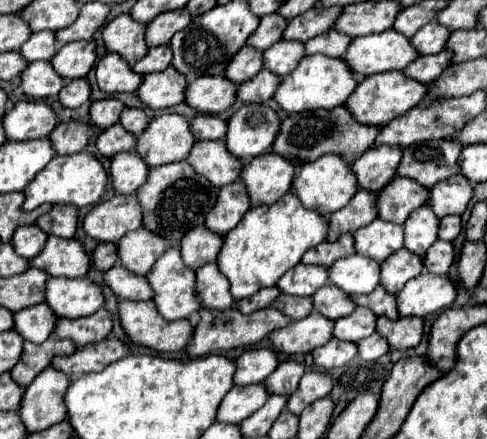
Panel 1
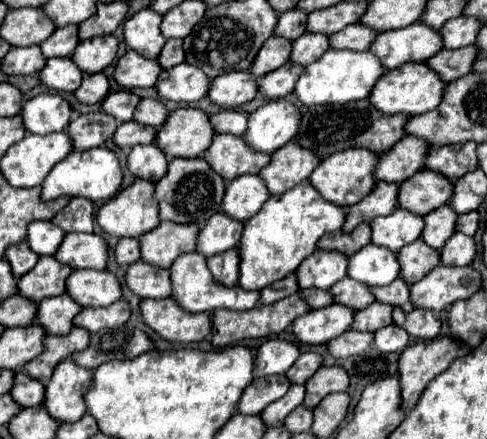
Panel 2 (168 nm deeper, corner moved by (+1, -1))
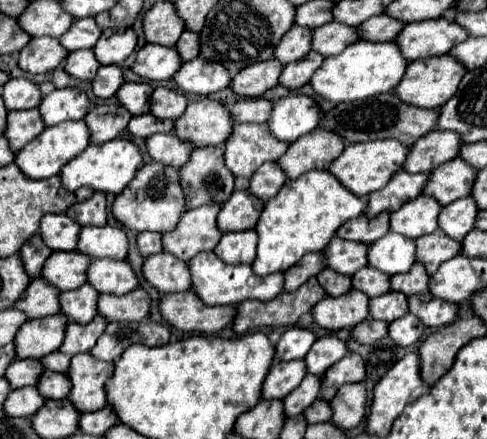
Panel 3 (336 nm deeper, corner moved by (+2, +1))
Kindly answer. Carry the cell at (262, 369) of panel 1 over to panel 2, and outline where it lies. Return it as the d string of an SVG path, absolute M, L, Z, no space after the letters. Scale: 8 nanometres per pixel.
M266 340L254 358L254 378L284 374L300 356L300 350L294 342L286 340Z

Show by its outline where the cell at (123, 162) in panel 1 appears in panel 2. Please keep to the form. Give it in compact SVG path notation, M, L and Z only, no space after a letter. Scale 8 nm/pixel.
M154 144L134 146L128 154L128 170L142 180L158 182L168 168L168 156Z

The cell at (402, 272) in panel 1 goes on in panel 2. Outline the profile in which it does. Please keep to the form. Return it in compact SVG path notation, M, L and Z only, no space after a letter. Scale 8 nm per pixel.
M416 240L414 244L398 250L398 264L400 278L406 280L406 284L414 284L440 264L440 252L426 246L422 240Z

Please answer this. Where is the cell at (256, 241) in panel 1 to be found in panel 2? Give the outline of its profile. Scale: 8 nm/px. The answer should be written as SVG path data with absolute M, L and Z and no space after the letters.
M302 182L296 188L284 192L282 196L272 196L266 200L266 204L260 208L260 212L256 216L252 216L242 230L242 238L240 238L240 280L238 286L244 290L256 290L260 292L262 288L270 286L276 280L282 280L284 276L288 276L290 272L294 272L298 268L298 264L310 256L316 250L316 242L330 232L336 232L342 228L344 224L344 216L346 210L340 206L334 206L326 200L322 200L322 196L308 184Z

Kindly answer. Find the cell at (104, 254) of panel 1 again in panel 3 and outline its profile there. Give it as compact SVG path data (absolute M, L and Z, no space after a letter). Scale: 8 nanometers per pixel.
M141 232L139 238L137 238L137 246L139 246L139 252L141 256L151 256L151 254L157 254L163 250L161 246L161 232Z

